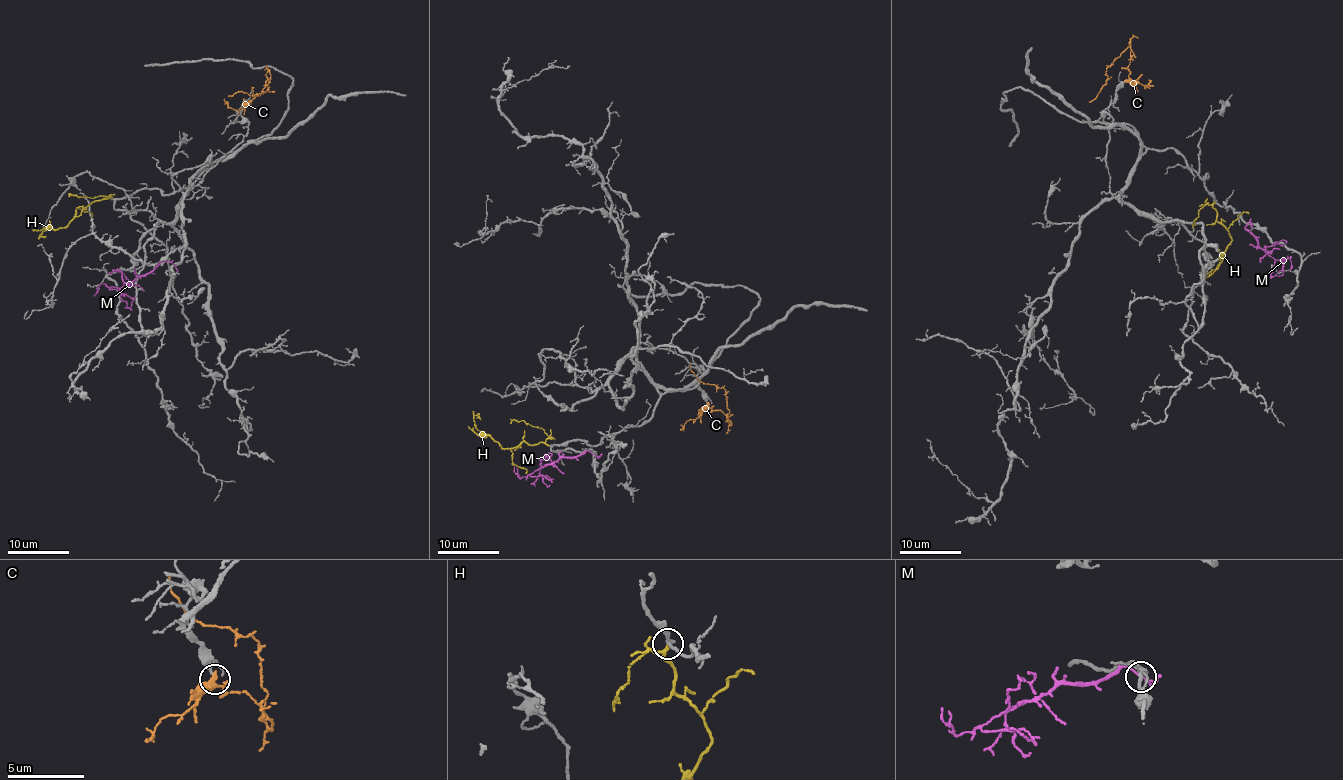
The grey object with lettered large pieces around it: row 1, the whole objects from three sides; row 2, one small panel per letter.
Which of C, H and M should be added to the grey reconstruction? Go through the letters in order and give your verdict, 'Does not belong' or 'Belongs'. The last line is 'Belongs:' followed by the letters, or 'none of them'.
C: Does not belong
H: Belongs
M: Does not belong
Belongs: H

